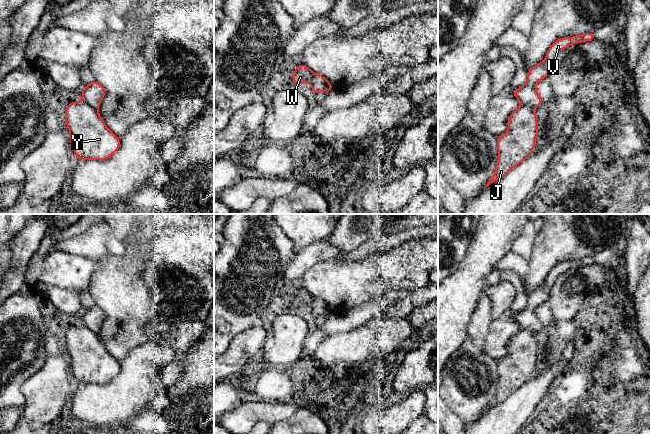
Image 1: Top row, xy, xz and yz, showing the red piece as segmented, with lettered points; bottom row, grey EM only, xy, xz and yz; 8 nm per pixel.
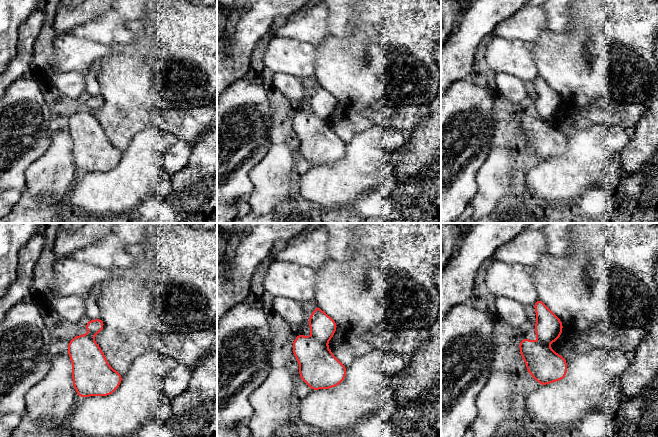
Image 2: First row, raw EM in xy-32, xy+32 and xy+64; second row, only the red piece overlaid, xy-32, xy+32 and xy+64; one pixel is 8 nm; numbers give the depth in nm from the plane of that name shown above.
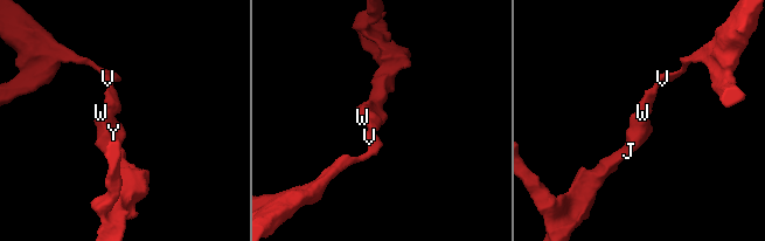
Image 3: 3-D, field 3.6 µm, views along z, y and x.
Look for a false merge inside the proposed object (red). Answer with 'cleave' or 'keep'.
cleave

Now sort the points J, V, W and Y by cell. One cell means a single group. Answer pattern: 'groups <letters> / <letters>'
groups J W Y / V

